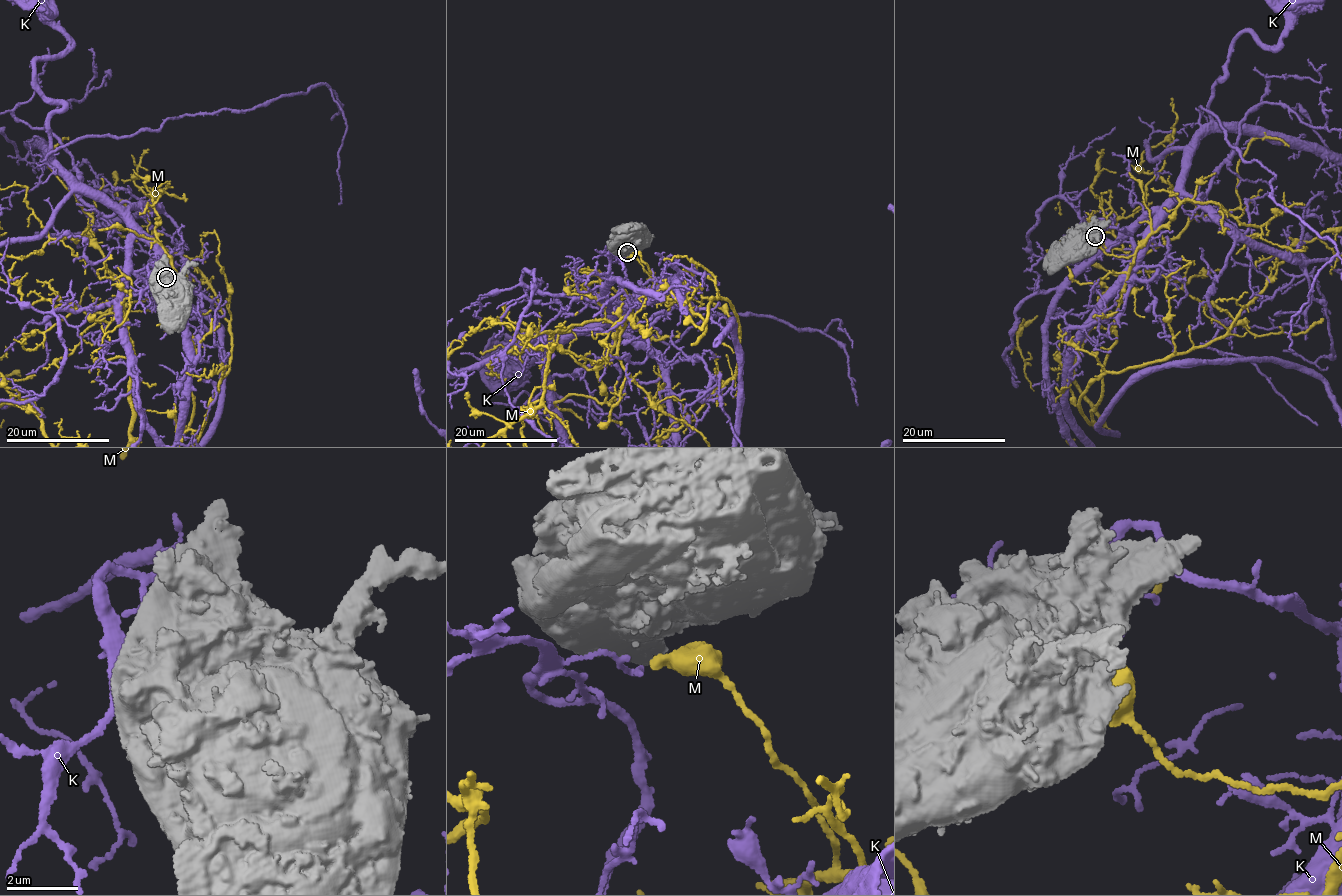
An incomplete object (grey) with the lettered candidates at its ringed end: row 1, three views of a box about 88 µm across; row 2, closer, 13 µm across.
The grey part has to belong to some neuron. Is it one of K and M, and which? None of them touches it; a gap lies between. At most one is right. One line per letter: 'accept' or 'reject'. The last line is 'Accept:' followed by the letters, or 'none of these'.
K: reject
M: reject
Accept: none of these

